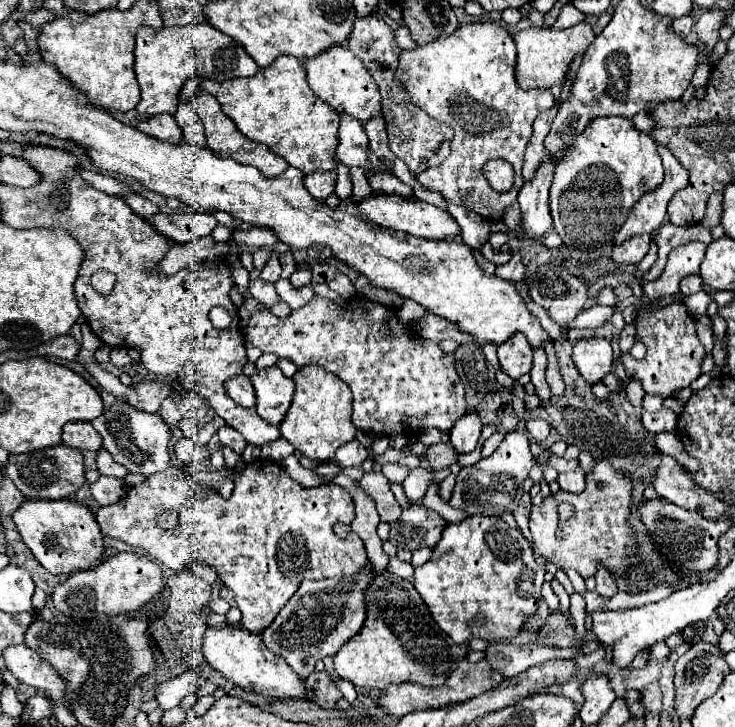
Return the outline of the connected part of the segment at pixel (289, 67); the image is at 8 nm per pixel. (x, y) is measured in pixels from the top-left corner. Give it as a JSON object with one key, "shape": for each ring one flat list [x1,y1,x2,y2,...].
{"shape":[[281,55,277,57,267,69,261,69,255,77,237,77,223,83,203,79,201,87,209,91,221,105,221,111,235,123,237,131,243,133,247,139,263,143,271,147,277,155,281,155,289,165,301,169,303,173,315,173,315,171,333,171,337,167,335,163,335,149,337,149,337,129,339,129,339,115,335,109,327,103,323,103,307,85,307,71,305,61,293,57,293,55]]}

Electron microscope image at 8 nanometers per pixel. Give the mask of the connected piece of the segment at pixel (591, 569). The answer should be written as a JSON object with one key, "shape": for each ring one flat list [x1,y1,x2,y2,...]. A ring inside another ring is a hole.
{"shape":[[597,461,597,463,593,465,593,469,587,473,587,477,585,477,585,479,587,479,587,489,585,489,583,493,579,493,579,495,571,495,571,493,563,493,563,491,559,491,557,495,545,497,545,499,543,499,543,503,541,503,541,507,533,507,533,509,531,509,531,535,533,535,535,551,539,551,539,555,541,555,543,559,547,559,547,561,555,563,557,567,563,567,563,569,575,569,583,579,585,579,585,577,593,577,593,575,595,575,595,571,599,569,599,565,603,565,603,567,607,567,607,571,609,571,611,575,615,575,615,581,617,581,619,591,625,591,625,593,637,593,637,591,643,591,643,589,645,589,645,585,635,585,635,583,627,577,627,571,629,571,629,569,635,569,635,567,641,567,641,565,643,565,643,561,637,557,637,541,633,539,633,529,627,525,627,515,631,513,631,507,633,507,633,503,631,503,631,491,633,491,633,483,631,483,631,479,629,479,629,477,625,477,625,473,621,473,619,469,615,469,609,461],[597,483,603,483,603,487,599,489,599,487,597,487],[559,503,569,503,569,505,573,505,573,517,571,517,569,521,565,521,565,523,563,523,563,527,561,527,561,521,559,521,559,511,557,511]]}

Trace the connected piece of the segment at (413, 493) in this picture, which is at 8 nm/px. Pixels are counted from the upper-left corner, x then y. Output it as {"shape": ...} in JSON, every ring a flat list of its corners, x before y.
{"shape":[[421,467,413,469,413,471,407,475,407,479,403,481,403,491,405,491,407,499,409,499,411,503,419,503,419,501,423,499,423,495,425,495,427,487,429,487,429,481,431,481,433,477,439,477,439,475,433,475,433,473,429,473,429,471,421,469]]}

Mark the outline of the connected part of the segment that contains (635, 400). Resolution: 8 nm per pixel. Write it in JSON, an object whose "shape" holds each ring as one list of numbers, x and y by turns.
{"shape":[[631,377,631,379,629,379,629,385,625,387,625,393,627,393,627,399,631,401,631,405,635,407,635,411,637,411,637,413,641,413,641,399,643,399,645,391,643,391,641,383,639,383,635,377]]}

